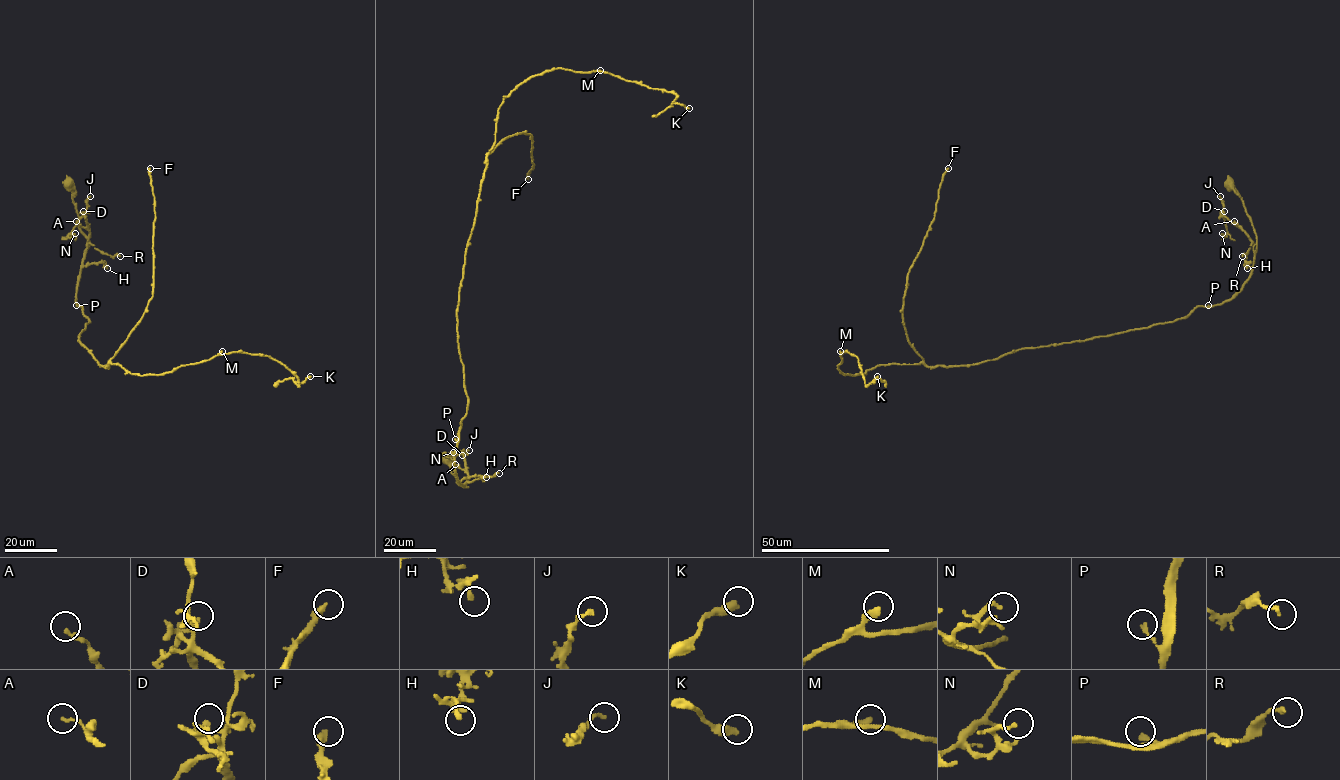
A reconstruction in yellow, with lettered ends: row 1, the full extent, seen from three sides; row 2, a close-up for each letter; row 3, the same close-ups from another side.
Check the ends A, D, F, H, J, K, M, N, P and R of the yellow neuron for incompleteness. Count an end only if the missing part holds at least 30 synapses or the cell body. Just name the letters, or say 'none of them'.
F

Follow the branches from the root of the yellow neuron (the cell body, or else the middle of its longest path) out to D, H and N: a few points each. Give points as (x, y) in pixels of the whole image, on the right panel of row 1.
D: (1231, 182), (1257, 239), (1255, 252), (1253, 241), (1236, 223), (1222, 214), (1224, 211)
H: (1231, 182), (1241, 199), (1257, 239), (1253, 264), (1250, 267), (1246, 262), (1247, 268)
N: (1231, 182), (1253, 228), (1256, 251), (1248, 235), (1224, 217), (1227, 234), (1224, 237), (1222, 233)

